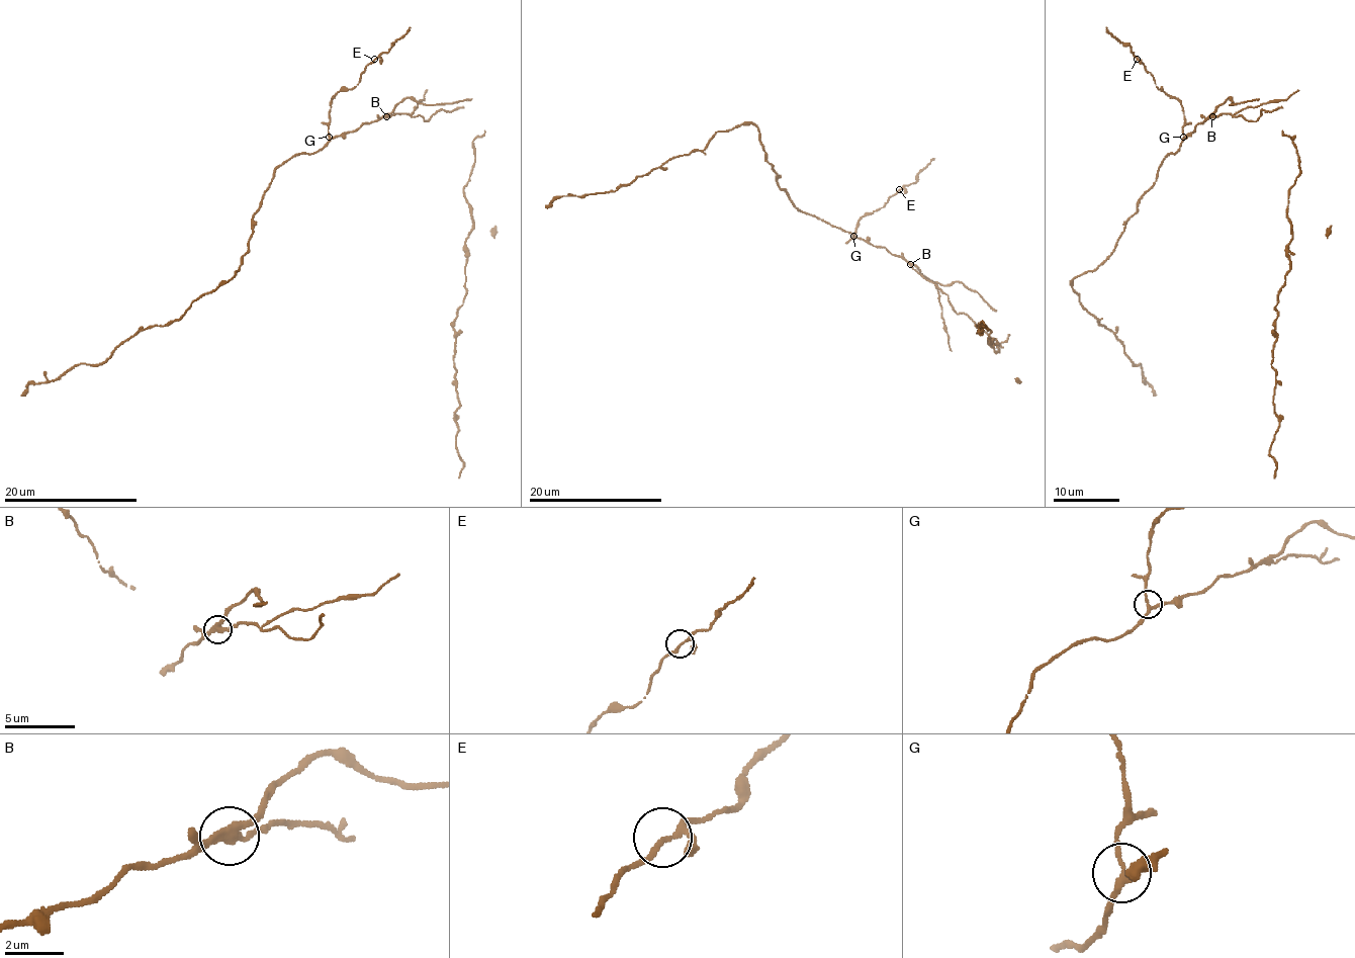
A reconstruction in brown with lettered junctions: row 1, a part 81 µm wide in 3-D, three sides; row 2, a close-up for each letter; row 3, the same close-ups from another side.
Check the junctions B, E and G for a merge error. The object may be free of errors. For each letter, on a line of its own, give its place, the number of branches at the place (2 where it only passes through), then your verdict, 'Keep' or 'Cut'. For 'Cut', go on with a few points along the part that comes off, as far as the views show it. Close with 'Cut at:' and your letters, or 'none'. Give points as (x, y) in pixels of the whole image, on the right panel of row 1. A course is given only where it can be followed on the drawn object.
B: Place: (1212, 116). Branches: 3. Cut
E: Place: (1137, 59). Branches: 3. Keep
G: Place: (1183, 137). Branches: 3. Keep
Cut at: B

